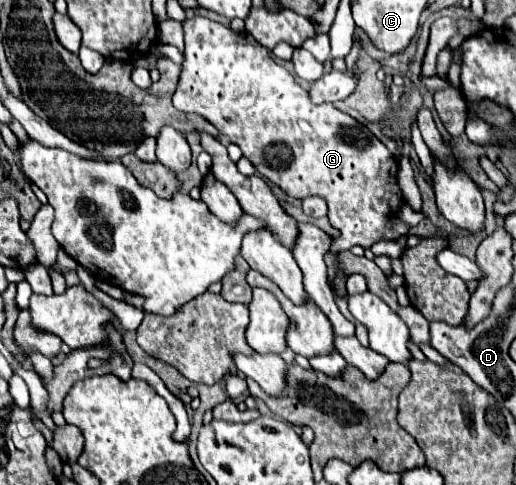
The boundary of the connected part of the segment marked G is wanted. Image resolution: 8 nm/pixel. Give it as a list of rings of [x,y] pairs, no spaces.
[[[205,17],[187,19],[183,23],[183,31],[185,61],[173,105],[179,111],[203,115],[219,129],[221,135],[241,147],[243,157],[255,165],[261,177],[279,185],[289,197],[323,197],[327,201],[329,223],[341,231],[339,239],[333,241],[333,251],[347,251],[355,245],[369,249],[377,241],[395,241],[409,235],[411,227],[397,217],[403,205],[403,193],[397,185],[397,159],[365,125],[347,113],[341,113],[333,105],[311,103],[309,93],[293,79],[293,75],[277,65],[269,51],[253,41],[245,31],[235,33]]]

